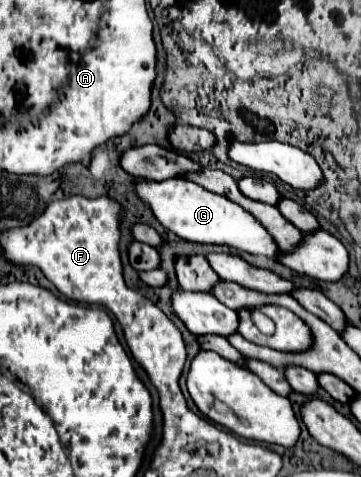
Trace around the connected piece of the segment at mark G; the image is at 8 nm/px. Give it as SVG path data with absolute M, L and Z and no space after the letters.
M137 179L137 195L153 209L159 223L173 231L177 237L207 245L227 245L251 255L263 255L277 259L283 251L271 239L269 231L241 205L203 189L201 185L187 179L167 179L167 181L147 181Z

